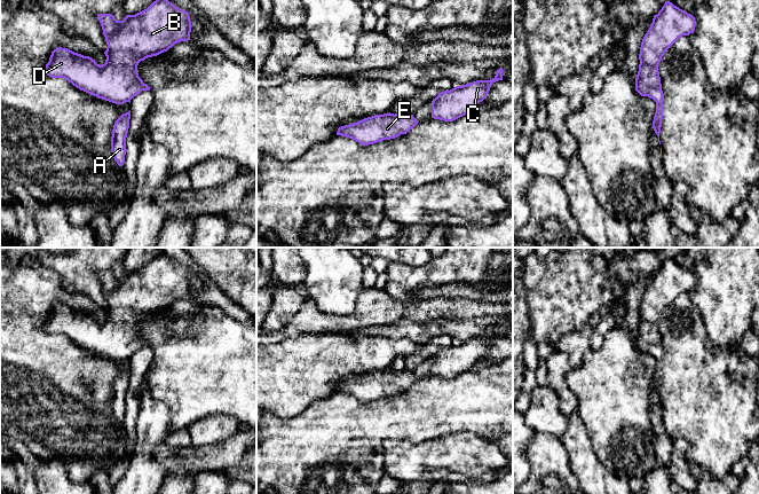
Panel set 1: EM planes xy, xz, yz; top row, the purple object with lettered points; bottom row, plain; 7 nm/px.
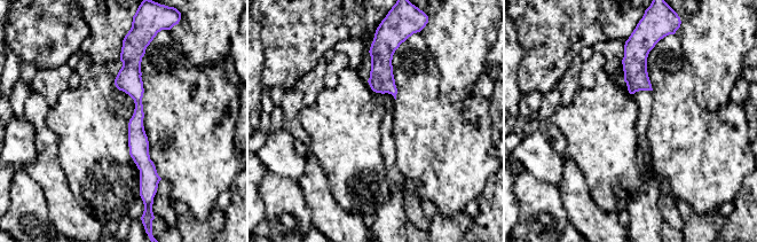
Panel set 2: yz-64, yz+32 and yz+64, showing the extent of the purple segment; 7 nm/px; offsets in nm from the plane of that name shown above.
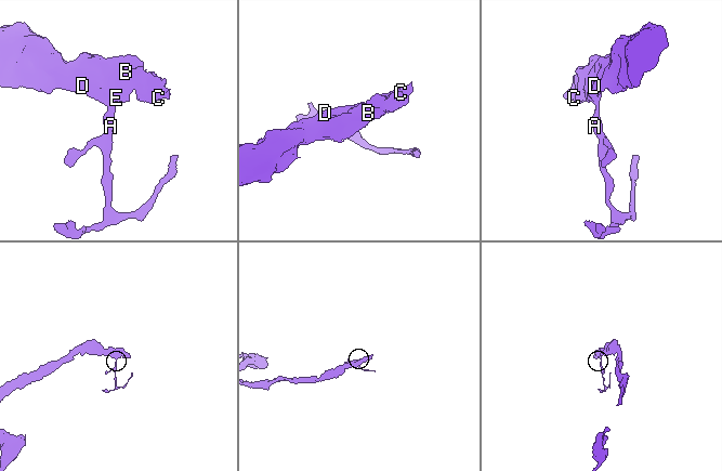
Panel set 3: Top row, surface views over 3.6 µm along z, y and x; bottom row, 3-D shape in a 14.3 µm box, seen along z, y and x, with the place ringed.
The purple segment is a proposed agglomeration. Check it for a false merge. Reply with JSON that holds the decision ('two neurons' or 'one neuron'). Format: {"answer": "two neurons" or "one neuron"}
{"answer": "one neuron"}

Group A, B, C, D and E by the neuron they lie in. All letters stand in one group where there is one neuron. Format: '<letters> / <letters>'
A B C D E

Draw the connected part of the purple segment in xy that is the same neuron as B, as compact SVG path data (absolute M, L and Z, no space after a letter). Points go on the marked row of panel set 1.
M156 0L147 9L135 15L126 15L122 21L117 21L111 14L98 14L97 19L108 45L104 52L105 63L100 65L89 56L57 47L52 52L44 73L52 78L64 78L80 91L116 104L131 103L142 91L150 91L137 73L141 61L167 52L180 41L190 40L189 13L168 0Z

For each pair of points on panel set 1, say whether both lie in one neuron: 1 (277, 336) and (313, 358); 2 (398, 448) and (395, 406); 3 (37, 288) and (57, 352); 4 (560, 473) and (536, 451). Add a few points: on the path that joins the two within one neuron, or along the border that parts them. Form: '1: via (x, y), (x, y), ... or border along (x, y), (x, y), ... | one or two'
1: border along (308, 332), (285, 337), (279, 342), (268, 345) | two
2: border along (424, 440), (419, 442), (387, 440), (384, 444) | two
3: via (36, 304), (31, 328), (41, 338) | one
4: via (554, 468), (542, 455) | one

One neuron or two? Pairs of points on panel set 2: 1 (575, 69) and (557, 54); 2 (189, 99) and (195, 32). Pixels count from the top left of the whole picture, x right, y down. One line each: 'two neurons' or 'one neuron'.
1: two neurons
2: two neurons

